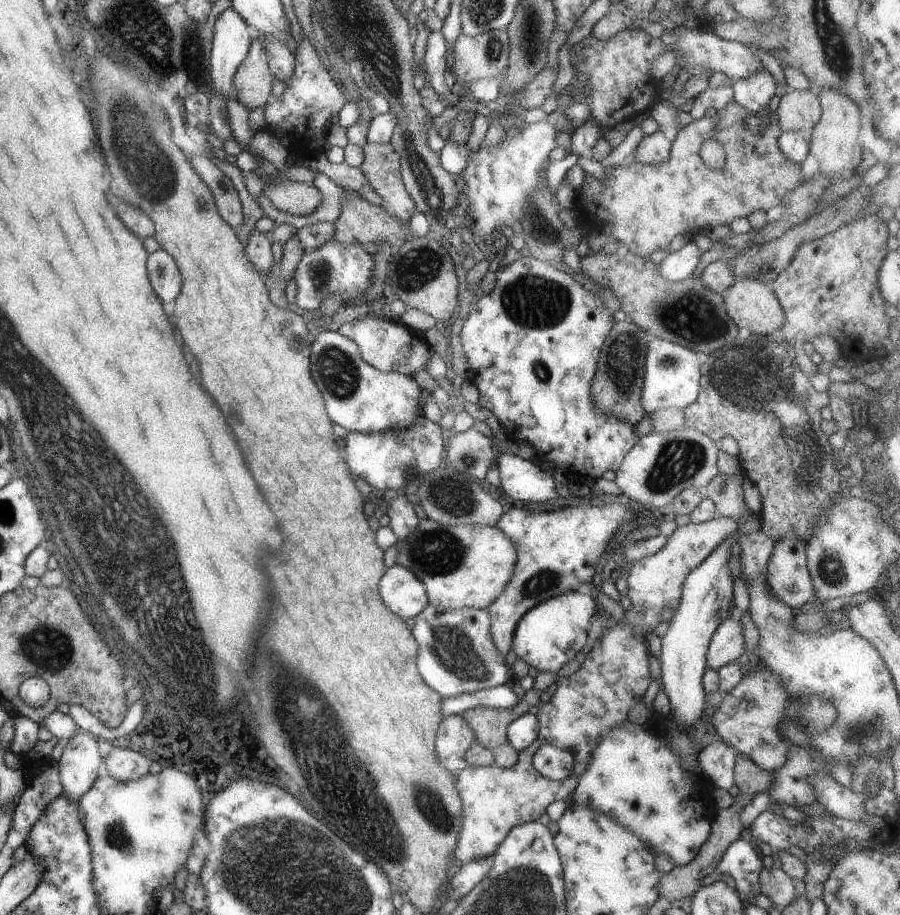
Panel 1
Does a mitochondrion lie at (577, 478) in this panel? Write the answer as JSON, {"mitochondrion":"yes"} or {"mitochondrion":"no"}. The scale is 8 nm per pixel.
{"mitochondrion":"no"}

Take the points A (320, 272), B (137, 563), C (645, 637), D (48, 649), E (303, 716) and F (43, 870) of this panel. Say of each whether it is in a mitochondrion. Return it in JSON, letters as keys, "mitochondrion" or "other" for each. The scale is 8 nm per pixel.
{"A":"mitochondrion","B":"mitochondrion","C":"other","D":"mitochondrion","E":"mitochondrion","F":"other"}

